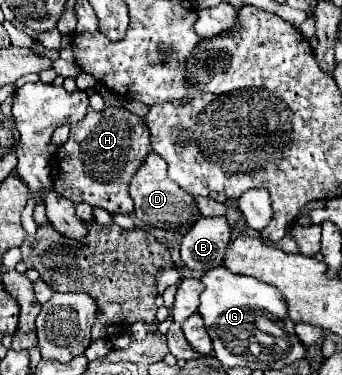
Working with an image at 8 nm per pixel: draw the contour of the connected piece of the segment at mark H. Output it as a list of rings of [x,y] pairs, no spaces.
[[[89,108],[85,120],[71,126],[71,136],[51,160],[53,190],[73,204],[87,202],[111,214],[133,214],[129,182],[151,150],[149,128],[143,118],[127,108],[105,108],[95,112]]]

